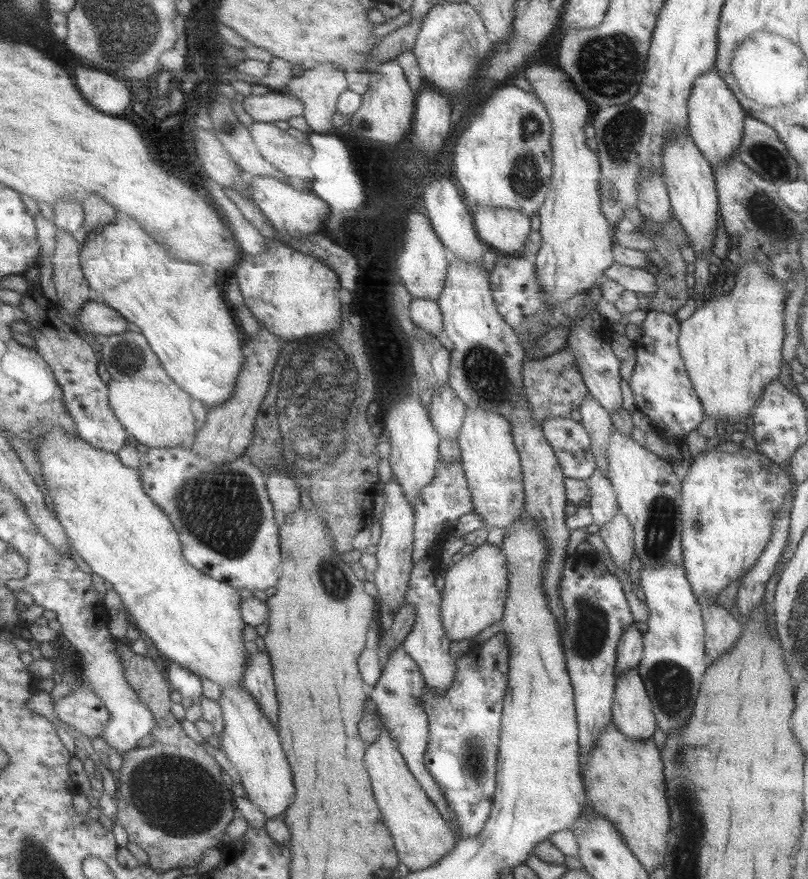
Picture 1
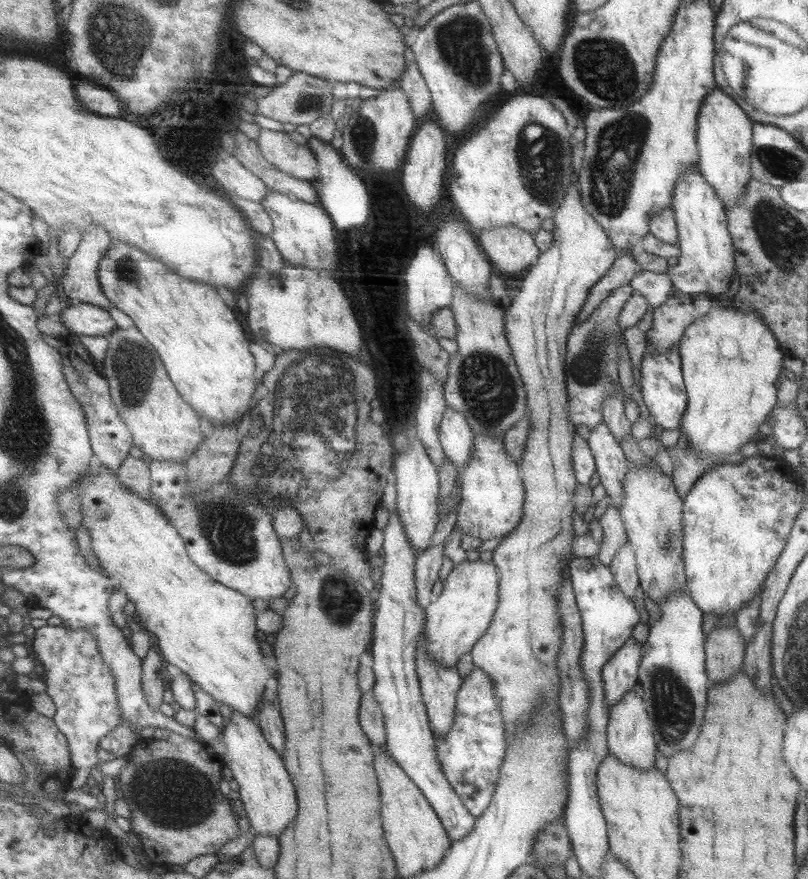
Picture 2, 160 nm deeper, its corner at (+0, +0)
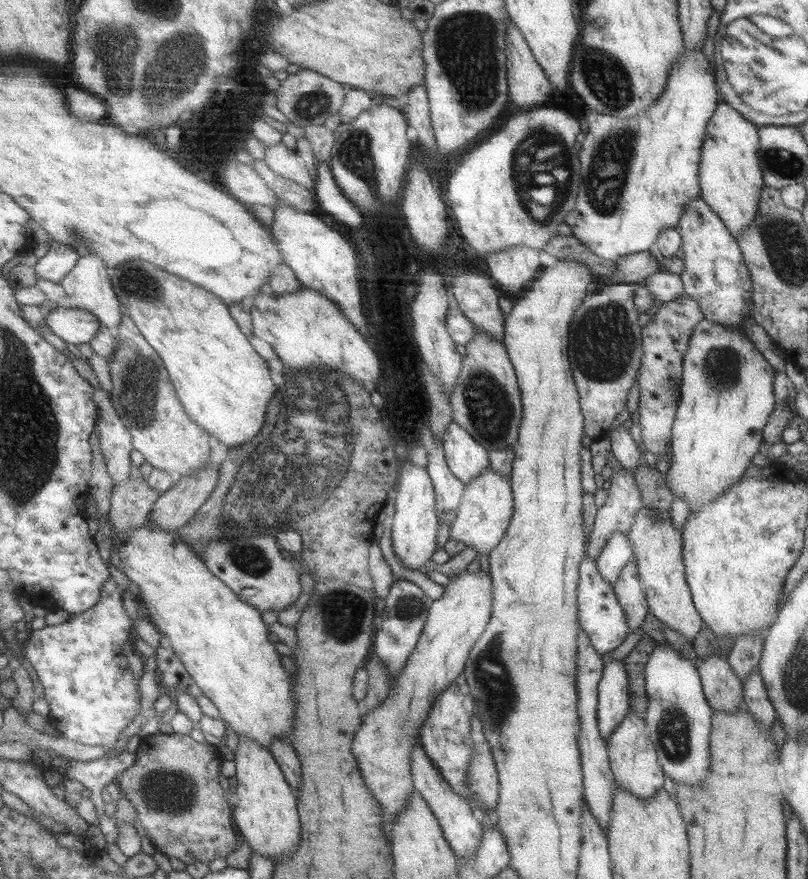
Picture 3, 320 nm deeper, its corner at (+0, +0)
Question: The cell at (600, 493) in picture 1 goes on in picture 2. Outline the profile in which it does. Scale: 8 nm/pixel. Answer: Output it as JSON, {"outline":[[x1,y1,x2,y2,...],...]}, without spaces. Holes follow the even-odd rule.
{"outline":[[610,502,605,512,599,516,599,526,603,530,603,539,598,544,596,558,603,566,609,566,616,550,619,550,626,542,626,533,621,521,619,510]]}

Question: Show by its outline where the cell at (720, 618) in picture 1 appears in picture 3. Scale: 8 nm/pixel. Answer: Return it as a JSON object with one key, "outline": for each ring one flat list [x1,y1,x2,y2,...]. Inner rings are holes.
{"outline":[[718,652,698,662,697,673,707,704,713,711,733,715,742,704,742,683,735,676,726,658]]}

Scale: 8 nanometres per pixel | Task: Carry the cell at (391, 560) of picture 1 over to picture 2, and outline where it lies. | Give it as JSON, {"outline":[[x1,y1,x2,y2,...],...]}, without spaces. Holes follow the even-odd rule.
{"outline":[[398,512,391,514,384,530,384,575,378,586,376,623,371,651,374,656,376,686,371,691,381,705,388,732,388,750,407,771,411,780,424,792,437,814,442,818,452,842,467,838,478,824,462,796,454,789,439,758,434,730,422,693,418,674,418,646,426,630,428,614,419,602,416,579,418,554,407,537]]}

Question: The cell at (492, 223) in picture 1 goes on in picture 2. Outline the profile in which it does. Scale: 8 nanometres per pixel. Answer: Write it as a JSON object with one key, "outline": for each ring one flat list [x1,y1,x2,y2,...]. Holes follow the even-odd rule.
{"outline":[[516,226,494,228,482,232,479,238,499,276,522,276,538,260,534,235]]}

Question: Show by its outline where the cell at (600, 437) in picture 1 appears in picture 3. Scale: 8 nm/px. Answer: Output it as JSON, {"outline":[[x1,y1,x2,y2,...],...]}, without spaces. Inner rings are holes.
{"outline":[[611,450,605,456,605,464,610,463,612,468,612,475,610,476,611,483,607,491,607,497,605,503,596,507,596,515,592,526,591,534,586,544,585,553,588,558,593,562,596,562,599,553,602,551,605,543,608,542,609,537,613,533,621,533,627,536,631,525,633,525,633,518,638,513,638,510,642,507,642,500,640,497,639,489,631,474,627,473,619,463,617,459,613,457]]}

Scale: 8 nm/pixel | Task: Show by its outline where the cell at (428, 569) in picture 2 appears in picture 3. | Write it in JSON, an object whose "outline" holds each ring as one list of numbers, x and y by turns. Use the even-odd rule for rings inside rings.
{"outline":[[487,469,482,476,478,476,466,491,459,507,457,518,453,522,450,539,462,542,465,546,472,546,478,555,490,556,498,542,506,535,513,514,513,494,509,477,501,477,493,470]]}

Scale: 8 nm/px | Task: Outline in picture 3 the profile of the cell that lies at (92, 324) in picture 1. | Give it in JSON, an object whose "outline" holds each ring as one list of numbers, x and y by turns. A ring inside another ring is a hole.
{"outline":[[57,306,53,310,47,310,44,323,64,342,77,347,81,344,90,344,102,325,94,314,77,306,75,308]]}

